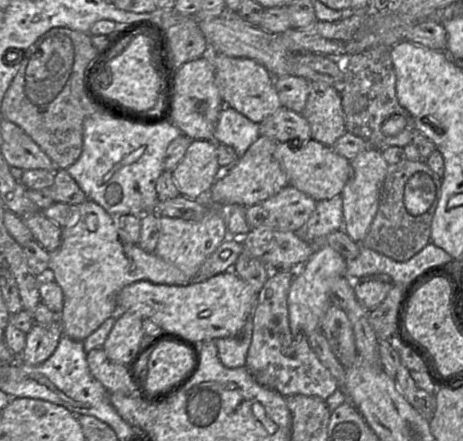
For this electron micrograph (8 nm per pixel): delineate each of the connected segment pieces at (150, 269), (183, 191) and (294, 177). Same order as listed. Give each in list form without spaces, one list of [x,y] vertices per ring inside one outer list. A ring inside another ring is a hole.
[[[86,199],[77,208],[77,222],[62,228],[61,244],[50,253],[49,277],[52,278],[63,291],[63,309],[60,313],[62,334],[71,339],[83,341],[109,317],[115,315],[116,295],[119,291],[134,282],[147,280],[154,284],[188,285],[201,282],[214,275],[233,268],[238,256],[243,251],[240,238],[228,236],[217,249],[207,257],[194,277],[188,277],[176,266],[166,262],[155,253],[145,252],[138,244],[123,241],[118,234],[116,217],[110,215],[99,204]]]
[[[191,140],[175,169],[171,172],[180,195],[195,200],[209,193],[223,170],[217,159],[217,143]]]
[[[313,139],[303,142],[300,147],[295,147],[291,143],[277,143],[275,159],[286,174],[288,184],[316,202],[341,195],[350,177],[350,161],[337,154],[331,147]]]

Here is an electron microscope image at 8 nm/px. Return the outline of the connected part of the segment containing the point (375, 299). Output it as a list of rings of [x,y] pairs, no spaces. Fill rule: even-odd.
[[[374,274],[353,280],[358,303],[366,310],[375,309],[393,287],[392,278],[387,274]]]

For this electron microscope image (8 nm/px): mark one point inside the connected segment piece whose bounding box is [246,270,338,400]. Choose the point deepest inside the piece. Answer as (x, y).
(279, 360)

